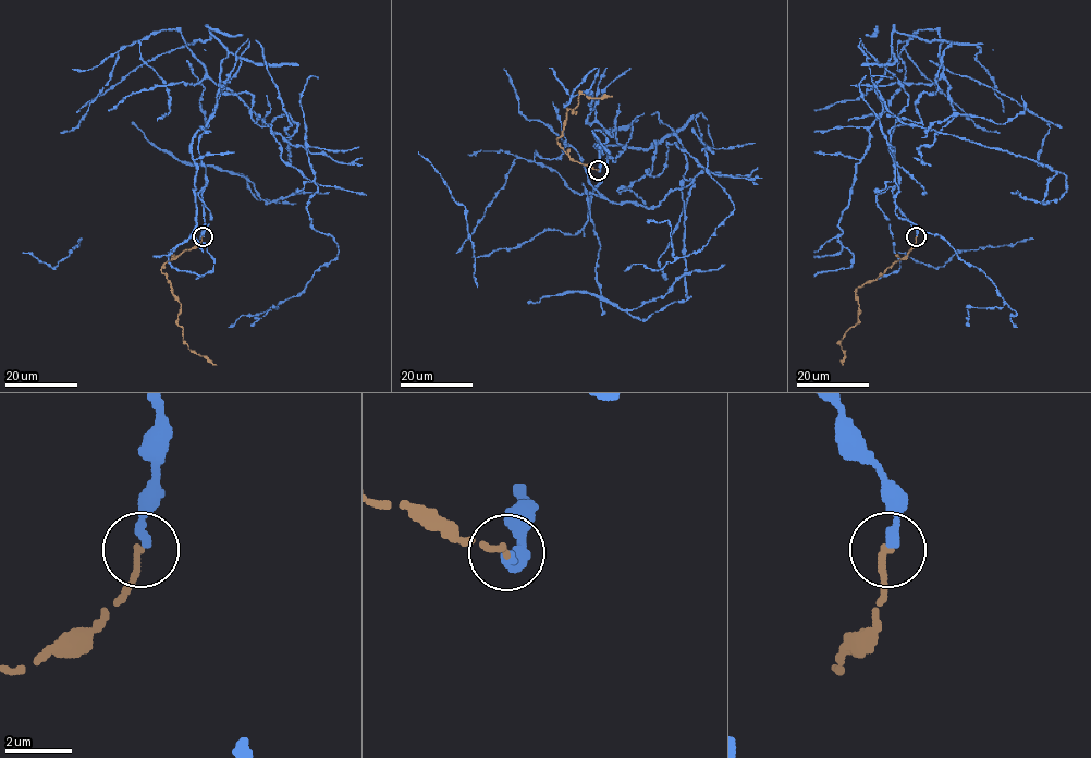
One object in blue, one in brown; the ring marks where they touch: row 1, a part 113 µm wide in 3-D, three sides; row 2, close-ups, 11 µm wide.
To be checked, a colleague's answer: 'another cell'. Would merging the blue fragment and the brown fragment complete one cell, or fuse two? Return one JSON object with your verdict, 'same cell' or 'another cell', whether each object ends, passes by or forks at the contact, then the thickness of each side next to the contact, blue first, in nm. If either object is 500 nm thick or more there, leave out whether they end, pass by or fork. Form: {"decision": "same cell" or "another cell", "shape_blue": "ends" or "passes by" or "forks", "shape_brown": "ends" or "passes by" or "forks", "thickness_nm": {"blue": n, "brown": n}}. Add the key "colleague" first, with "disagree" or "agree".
{"colleague": "disagree", "decision": "same cell", "shape_blue": "ends", "shape_brown": "ends", "thickness_nm": {"blue": 280, "brown": 200}}

